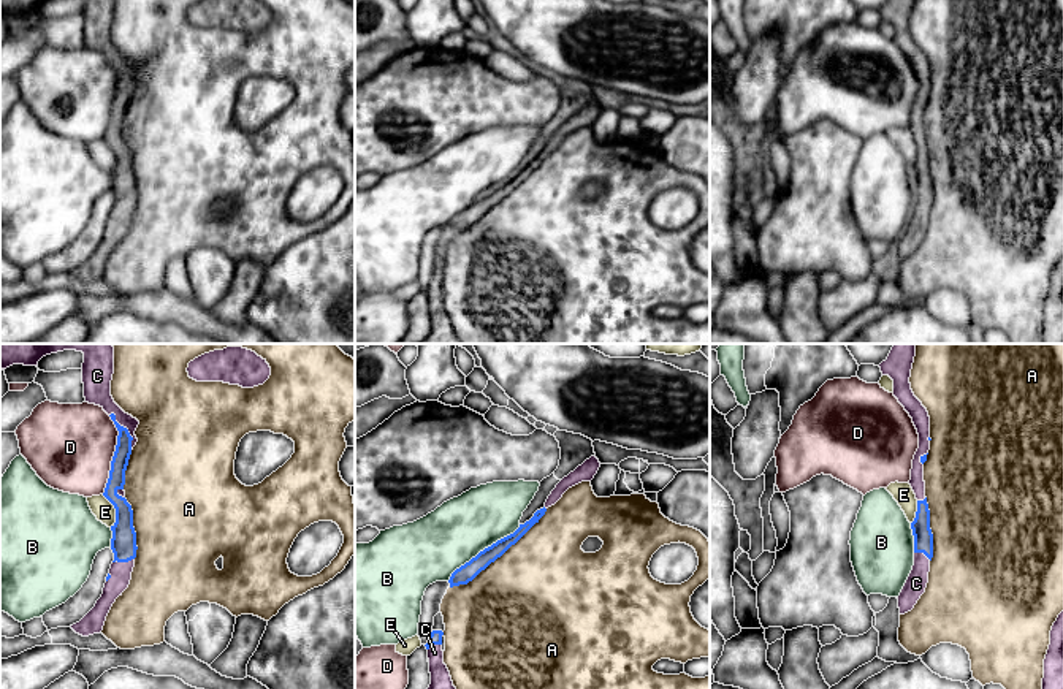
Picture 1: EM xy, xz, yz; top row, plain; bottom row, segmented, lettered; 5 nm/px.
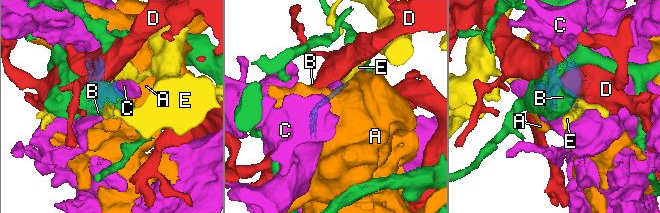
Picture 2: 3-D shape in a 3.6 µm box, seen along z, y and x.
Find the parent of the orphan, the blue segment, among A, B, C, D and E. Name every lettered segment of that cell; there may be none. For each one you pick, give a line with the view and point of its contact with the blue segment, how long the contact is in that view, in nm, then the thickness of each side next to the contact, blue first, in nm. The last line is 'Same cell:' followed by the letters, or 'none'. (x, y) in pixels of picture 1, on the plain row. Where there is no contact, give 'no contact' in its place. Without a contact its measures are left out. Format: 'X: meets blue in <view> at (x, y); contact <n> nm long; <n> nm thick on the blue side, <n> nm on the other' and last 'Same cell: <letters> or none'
C: meets blue in xy at (127, 75); contact 220 nm long; 90 nm thick on the blue side, 130 nm on the other
Same cell: C

